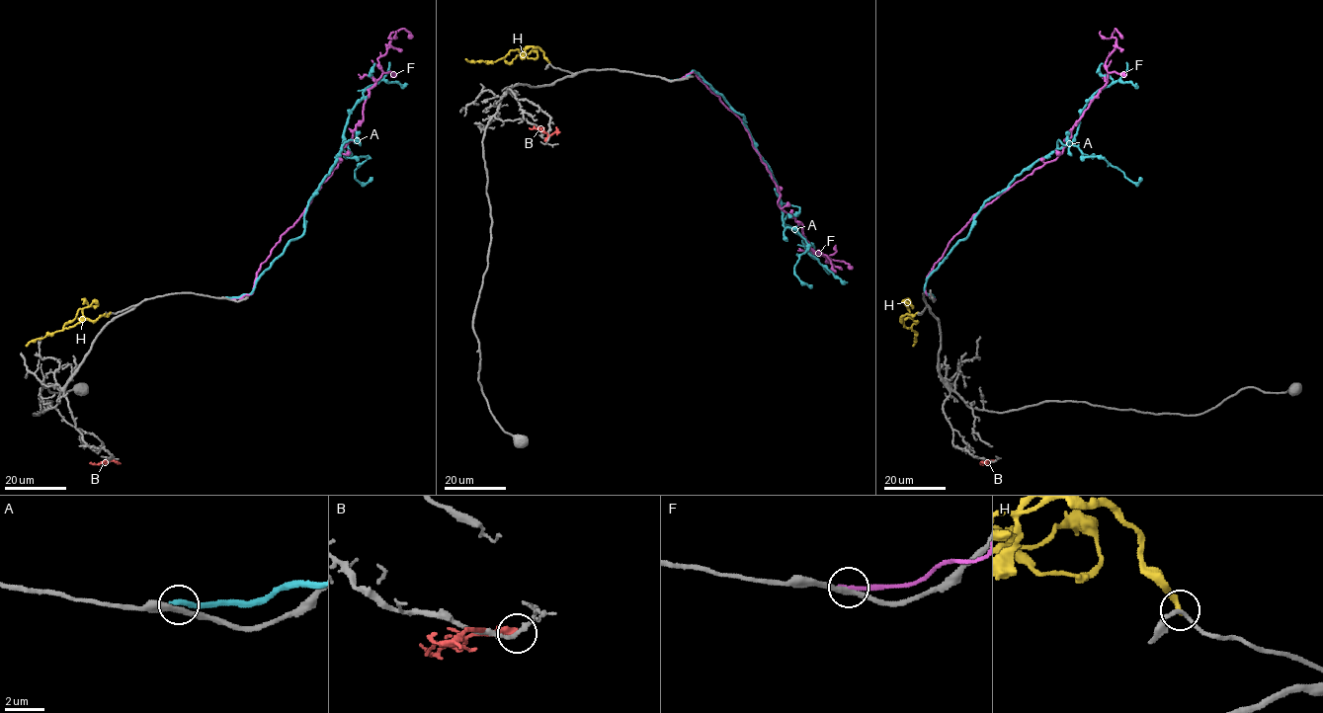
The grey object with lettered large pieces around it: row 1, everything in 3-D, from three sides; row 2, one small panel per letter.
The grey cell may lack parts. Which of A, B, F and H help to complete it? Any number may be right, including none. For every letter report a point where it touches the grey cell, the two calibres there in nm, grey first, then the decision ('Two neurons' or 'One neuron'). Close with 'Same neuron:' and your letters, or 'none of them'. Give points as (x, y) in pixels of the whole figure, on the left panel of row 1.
A: Touches grey at (226, 297). Thickness 320 nm (grey) against 320 nm. Two neurons
B: Touches grey at (107, 461). Thickness 200 nm (grey) against 480 nm. Two neurons
F: Touches grey at (230, 298). Thickness 280 nm (grey) against 240 nm. Two neurons
H: Touches grey at (110, 312). Thickness 180 nm (grey) against 280 nm. Two neurons
Same neuron: none of them

